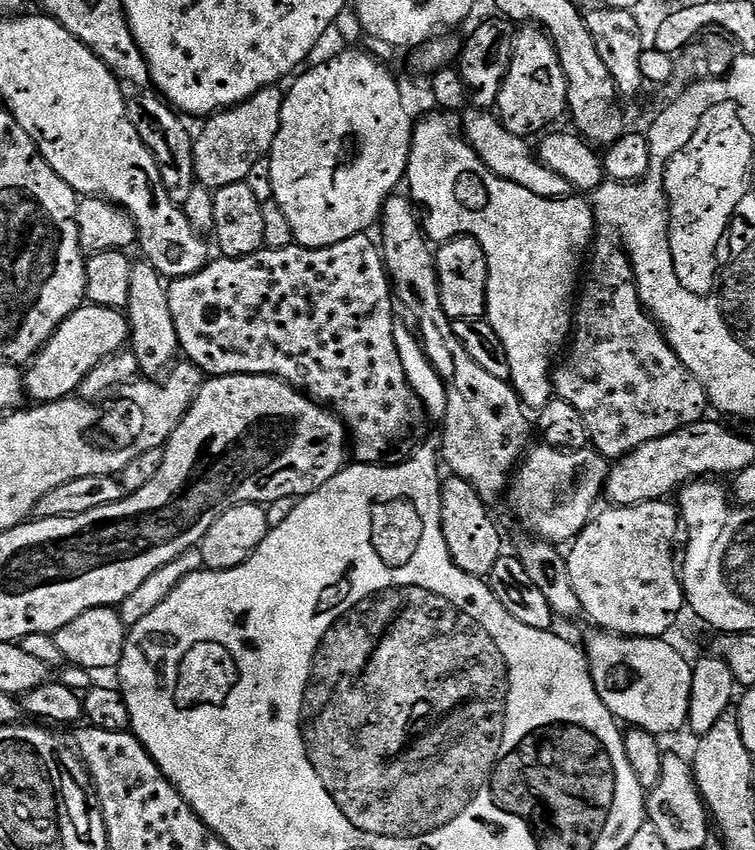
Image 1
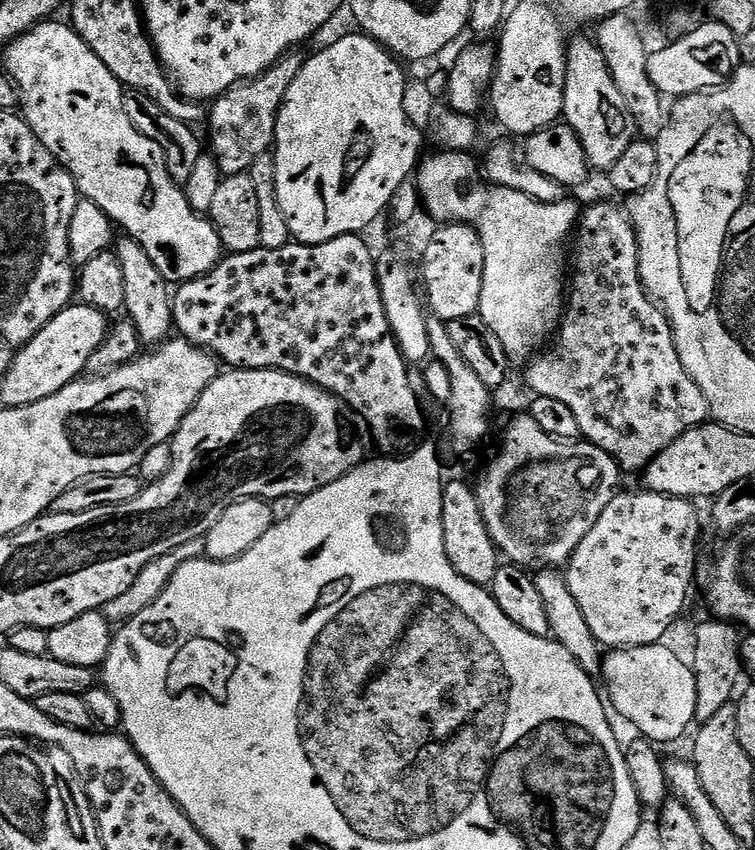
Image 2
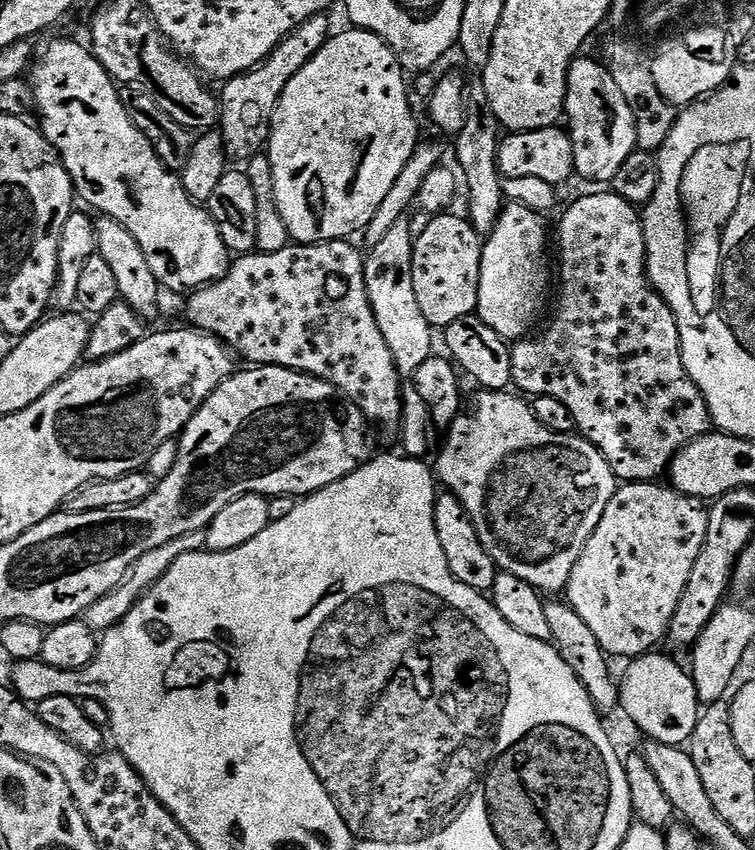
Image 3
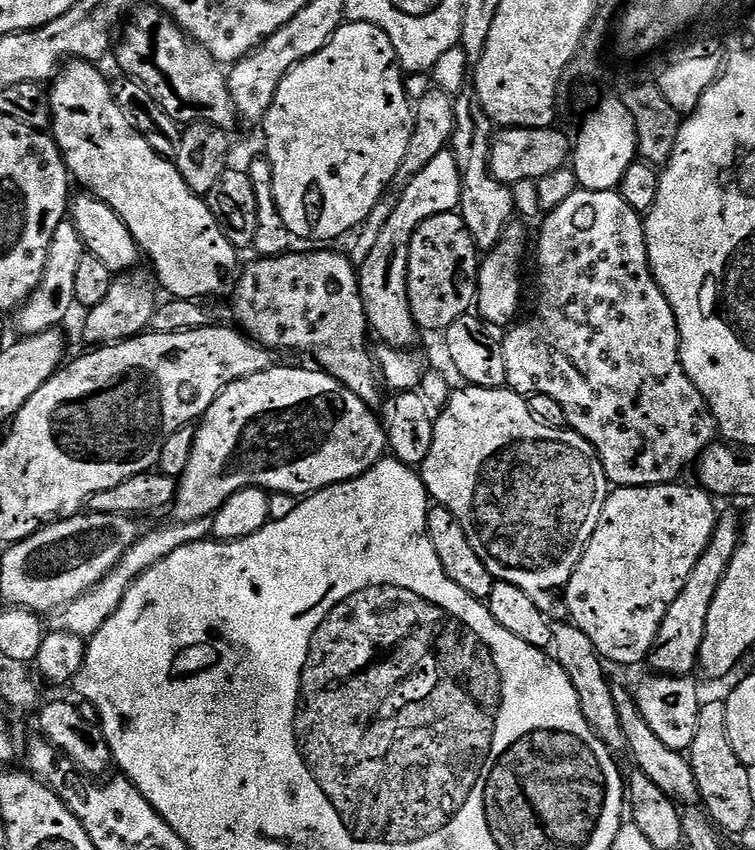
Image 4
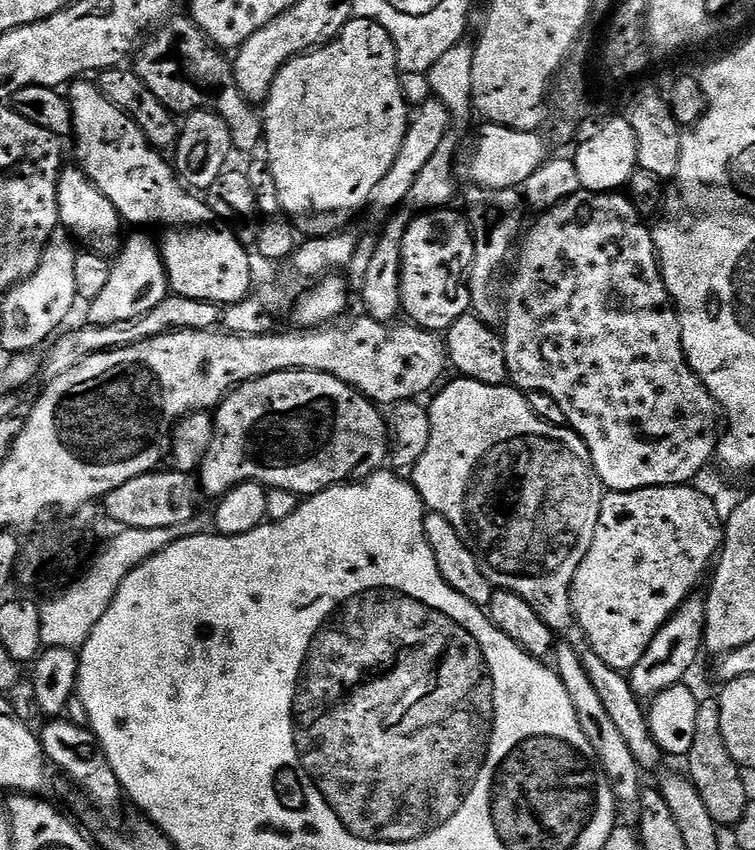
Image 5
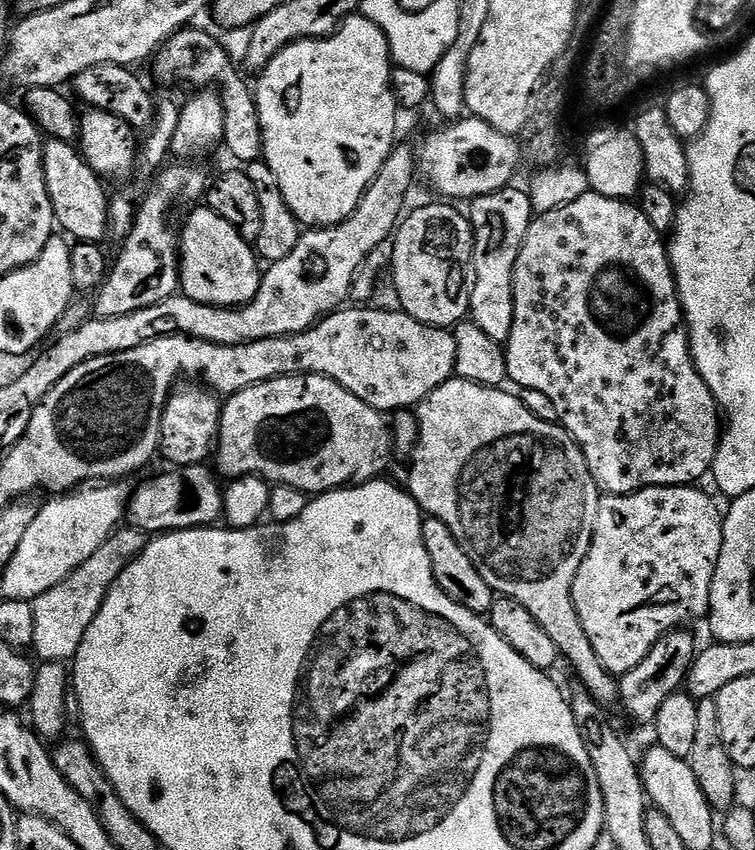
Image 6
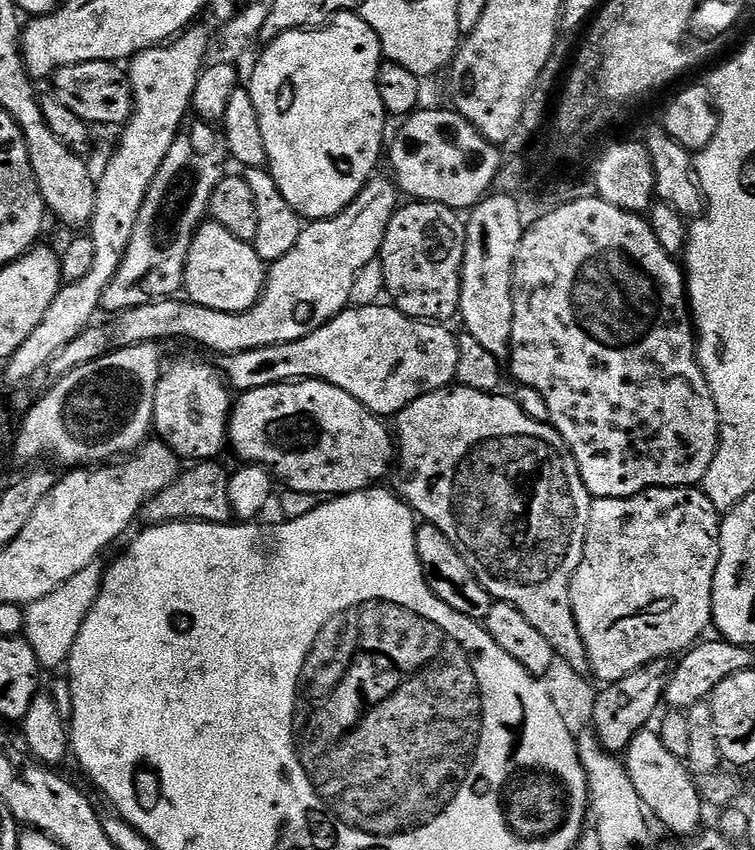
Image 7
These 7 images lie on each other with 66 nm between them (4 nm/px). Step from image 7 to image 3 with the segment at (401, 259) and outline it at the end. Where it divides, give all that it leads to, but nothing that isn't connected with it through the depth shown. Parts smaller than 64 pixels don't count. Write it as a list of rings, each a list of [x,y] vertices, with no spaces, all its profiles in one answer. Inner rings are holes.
[[[436,214],[424,229],[419,229],[413,246],[413,282],[415,297],[418,298],[418,307],[426,322],[433,329],[443,330],[450,326],[450,322],[458,322],[458,318],[470,316],[476,312],[478,290],[480,289],[480,260],[484,256],[481,233],[472,226],[471,220],[463,215]]]

